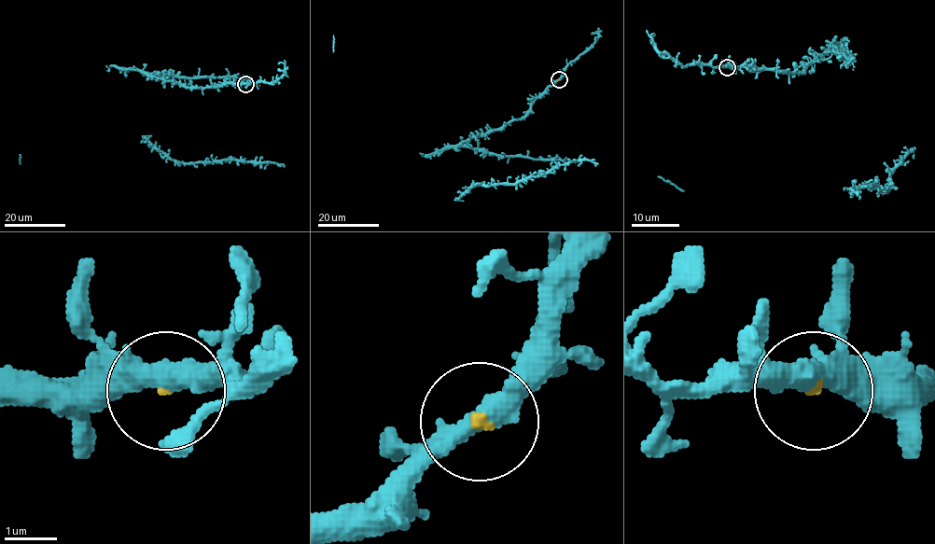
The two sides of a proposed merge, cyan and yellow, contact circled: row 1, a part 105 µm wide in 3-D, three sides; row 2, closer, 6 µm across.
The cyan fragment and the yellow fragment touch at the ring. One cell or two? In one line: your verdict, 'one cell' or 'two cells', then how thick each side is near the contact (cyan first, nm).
one cell; 440 nm thick on the cyan side, 80 nm on the other

